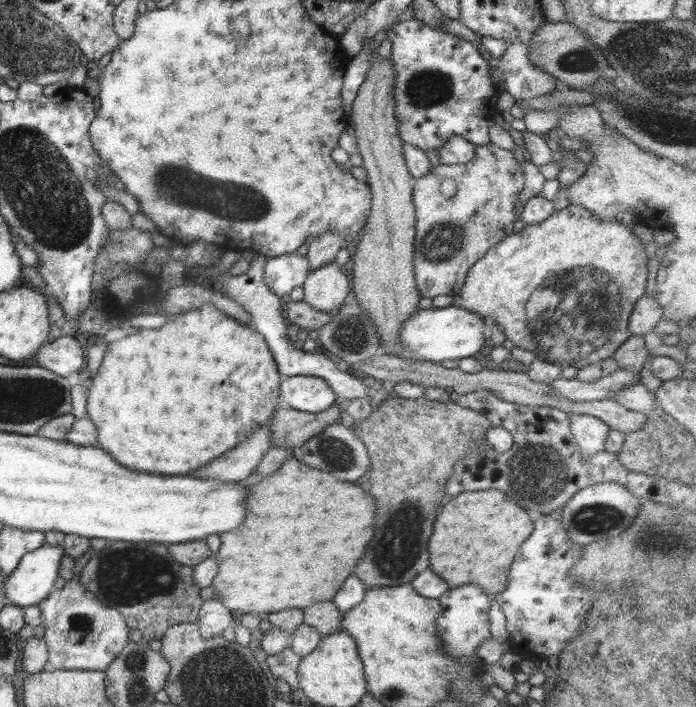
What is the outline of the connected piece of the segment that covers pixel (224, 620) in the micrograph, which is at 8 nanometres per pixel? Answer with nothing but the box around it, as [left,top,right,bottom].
[195,598,235,637]

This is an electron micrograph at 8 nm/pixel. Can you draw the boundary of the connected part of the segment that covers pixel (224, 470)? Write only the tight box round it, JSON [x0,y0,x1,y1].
[188,423,271,481]

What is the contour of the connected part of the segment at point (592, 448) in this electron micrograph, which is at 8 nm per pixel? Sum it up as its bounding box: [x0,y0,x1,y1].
[567,414,609,458]

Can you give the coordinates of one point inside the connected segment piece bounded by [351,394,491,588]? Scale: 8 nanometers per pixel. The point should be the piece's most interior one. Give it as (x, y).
(412, 444)

